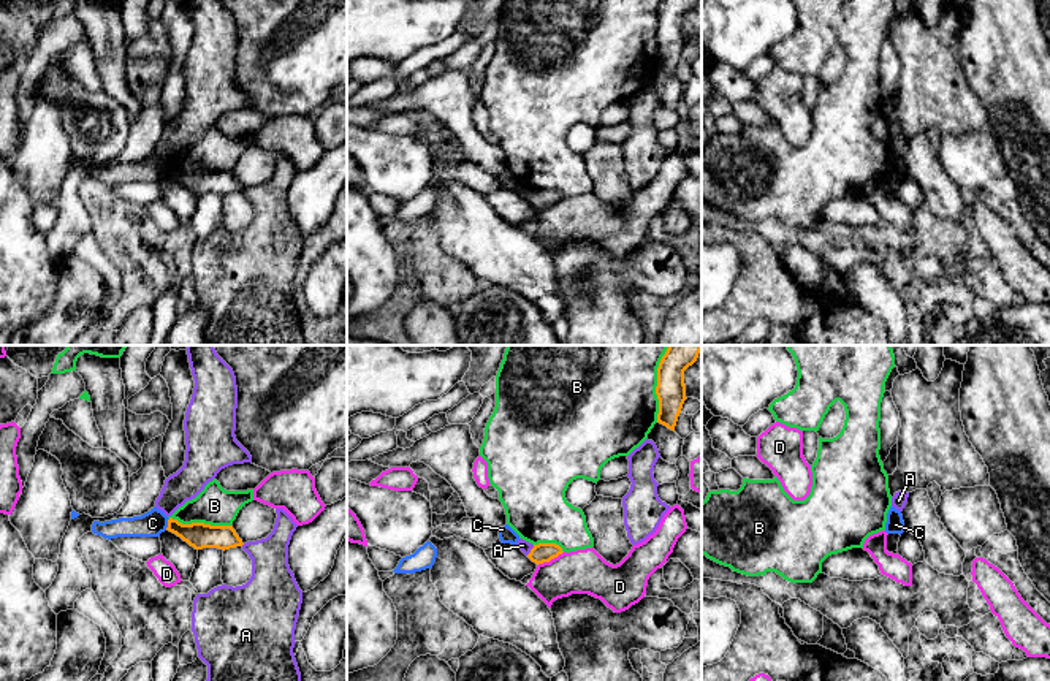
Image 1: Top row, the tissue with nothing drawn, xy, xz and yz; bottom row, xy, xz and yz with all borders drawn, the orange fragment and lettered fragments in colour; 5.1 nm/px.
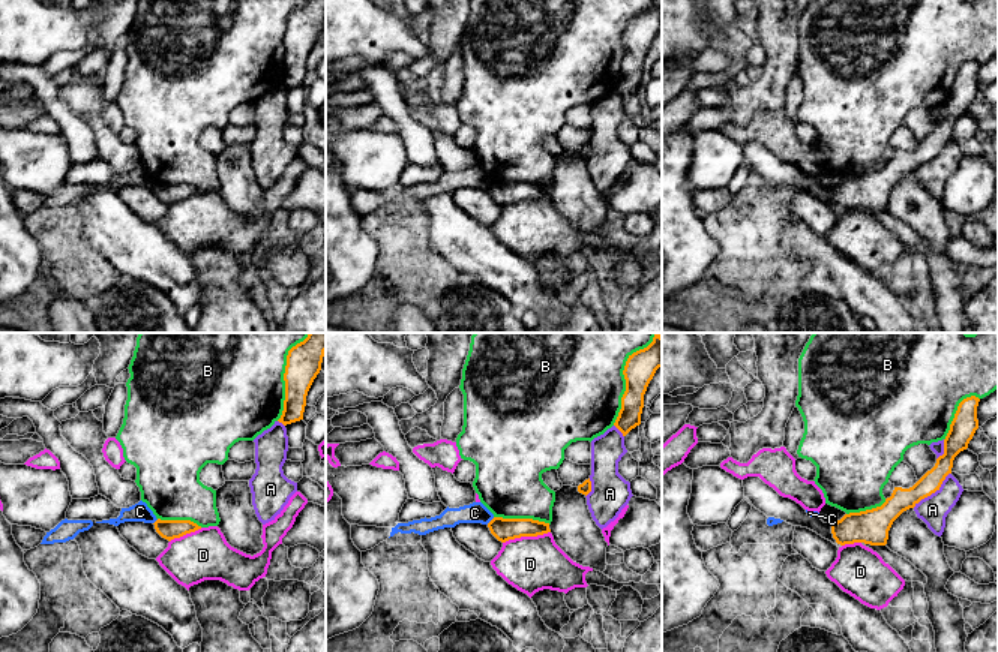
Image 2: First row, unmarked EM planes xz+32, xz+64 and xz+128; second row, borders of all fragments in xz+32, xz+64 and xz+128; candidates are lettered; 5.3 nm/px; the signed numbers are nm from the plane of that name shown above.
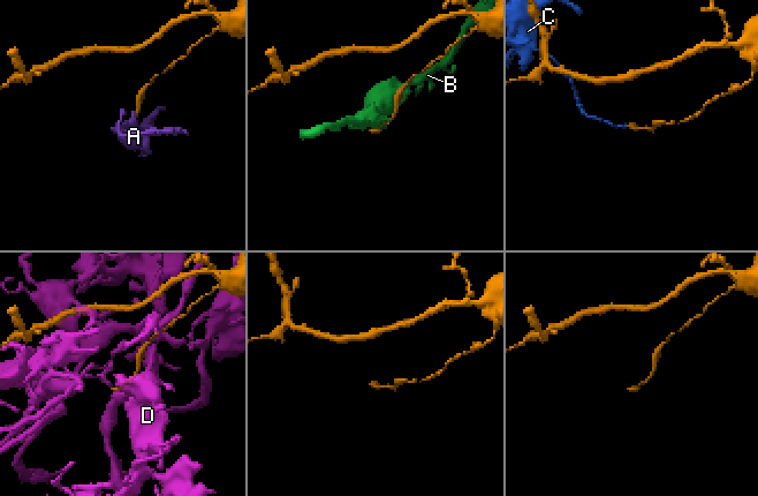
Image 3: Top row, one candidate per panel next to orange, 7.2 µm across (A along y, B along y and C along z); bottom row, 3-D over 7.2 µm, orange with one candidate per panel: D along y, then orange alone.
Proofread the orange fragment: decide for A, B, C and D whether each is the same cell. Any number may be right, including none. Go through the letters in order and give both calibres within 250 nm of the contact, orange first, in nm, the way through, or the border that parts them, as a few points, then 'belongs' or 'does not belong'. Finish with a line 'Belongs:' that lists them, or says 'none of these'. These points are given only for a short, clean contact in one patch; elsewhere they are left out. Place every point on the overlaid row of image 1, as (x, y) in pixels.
A: 100 nm thick on the orange side, 60 nm on the other; does not belong
B: 160 nm thick on the orange side, 480 nm on the other; does not belong
C: 130 nm thick on the orange side, 130 nm on the other; border along xy (170, 518), (165, 529); does not belong
D: 100 nm thick on the orange side, 220 nm on the other; does not belong
Belongs: none of these

